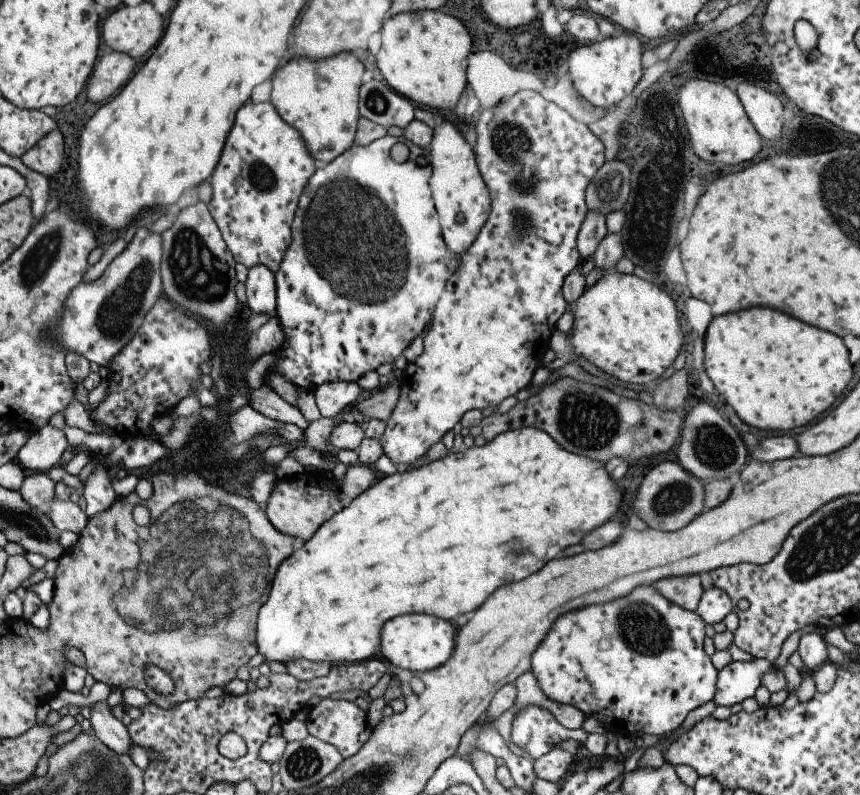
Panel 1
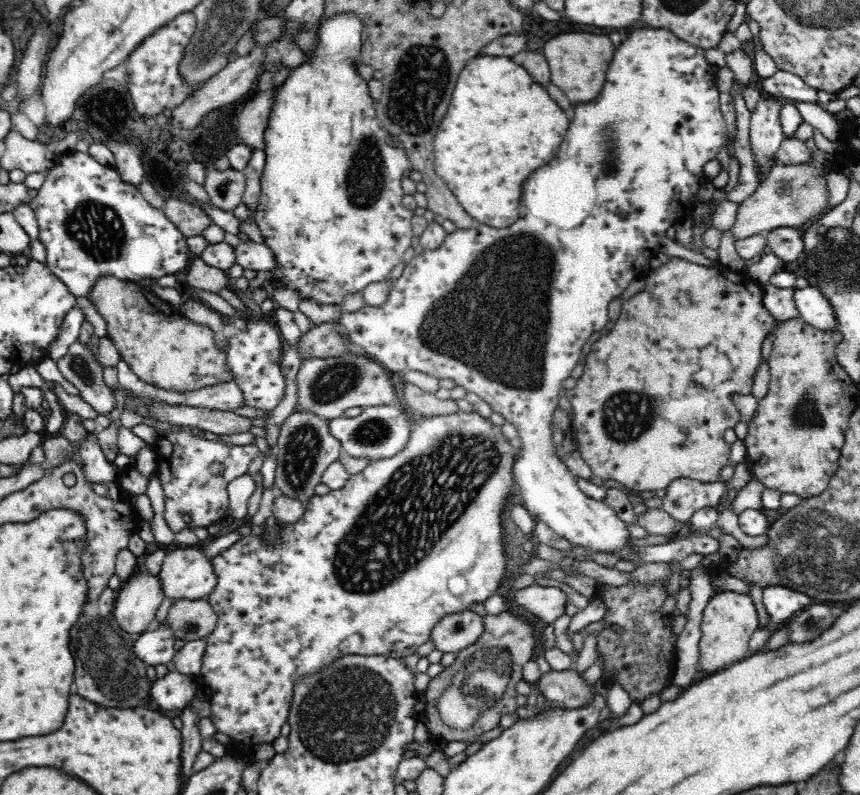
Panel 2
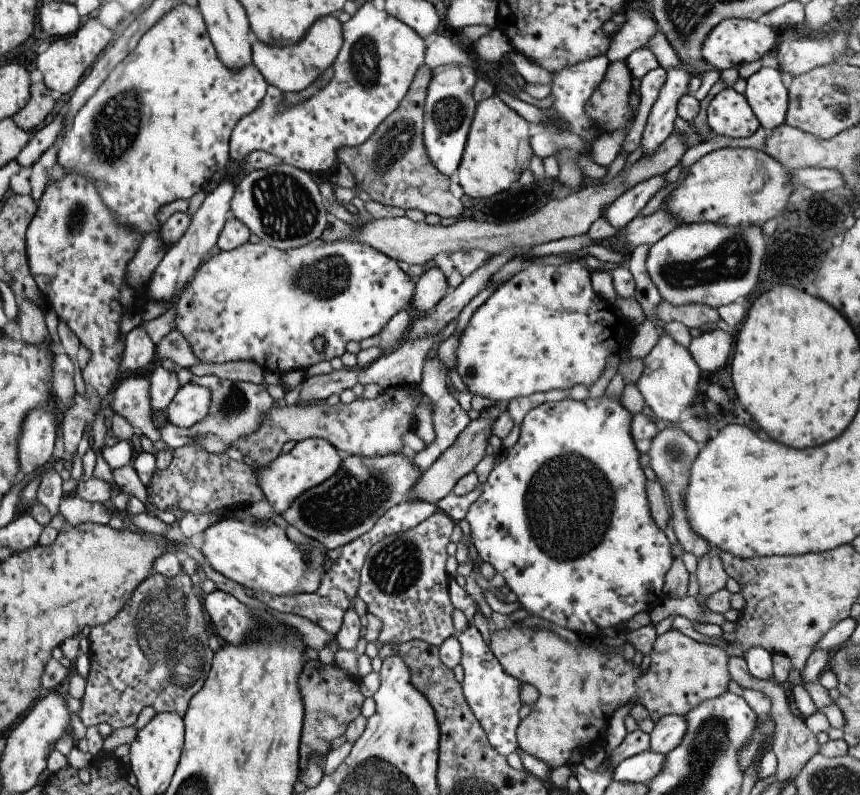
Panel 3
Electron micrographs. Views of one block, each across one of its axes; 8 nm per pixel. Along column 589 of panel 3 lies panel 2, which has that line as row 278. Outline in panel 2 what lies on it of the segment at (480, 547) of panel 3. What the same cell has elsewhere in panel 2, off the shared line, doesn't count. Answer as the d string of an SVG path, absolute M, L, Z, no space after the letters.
M638 28L626 36L626 40L616 48L614 60L610 62L606 84L600 92L600 98L594 98L586 104L578 104L574 108L574 118L570 122L568 134L560 146L558 156L544 168L538 168L528 176L522 188L522 206L520 206L520 218L510 228L490 228L486 224L478 224L470 230L456 230L446 236L444 246L432 252L424 252L416 256L406 268L404 274L390 284L390 296L382 306L362 306L354 312L342 312L334 324L340 326L340 332L344 338L356 346L362 346L362 350L374 358L378 358L388 372L422 372L426 376L434 376L438 380L454 380L458 388L464 392L472 392L480 396L494 414L500 414L508 424L516 428L518 438L514 440L518 446L518 454L512 466L514 484L518 496L522 496L524 508L528 514L550 526L556 534L564 536L566 540L574 542L574 546L584 546L596 552L614 552L620 556L620 560L634 560L624 558L634 546L626 548L626 540L630 538L626 532L626 524L618 520L614 510L604 504L604 500L594 500L582 492L578 486L578 476L570 472L570 468L564 464L566 458L560 448L556 448L556 442L552 438L552 420L558 406L558 394L564 390L562 382L568 380L580 362L580 356L584 356L590 348L590 344L606 332L608 318L608 306L614 298L622 296L624 290L630 286L630 282L636 282L638 278L644 278L644 268L650 266L650 258L660 250L662 240L666 238L666 232L670 226L678 226L686 216L692 216L696 204L702 200L702 184L706 180L704 166L710 160L716 160L720 148L726 144L728 128L724 114L720 110L718 100L718 86L716 86L716 68L706 60L706 50L700 46L694 46L682 38L678 38L668 28Z

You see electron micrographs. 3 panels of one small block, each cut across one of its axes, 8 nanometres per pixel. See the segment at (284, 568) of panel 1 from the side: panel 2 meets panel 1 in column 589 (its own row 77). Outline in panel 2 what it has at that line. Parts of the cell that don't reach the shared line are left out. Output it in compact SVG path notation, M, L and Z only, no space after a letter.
M476 56L472 58L452 94L452 104L446 118L440 124L440 132L434 140L434 166L436 172L446 180L448 188L456 194L464 210L476 220L490 228L510 228L518 222L518 202L522 196L522 182L536 168L556 158L558 148L568 132L568 120L556 102L544 88L534 84L528 72L510 58Z

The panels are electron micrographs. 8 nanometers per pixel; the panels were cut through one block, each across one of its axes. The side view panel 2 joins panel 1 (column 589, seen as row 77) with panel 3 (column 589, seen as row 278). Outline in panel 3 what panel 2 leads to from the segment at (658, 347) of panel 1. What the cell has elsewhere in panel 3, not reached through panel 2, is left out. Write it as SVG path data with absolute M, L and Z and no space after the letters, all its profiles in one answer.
M583 262L553 264L529 264L505 280L469 318L465 330L457 336L455 348L455 372L463 380L467 392L475 398L489 398L493 402L511 402L519 396L545 394L551 390L571 390L583 384L587 390L597 382L605 370L609 356L619 356L629 348L629 336L635 330L617 308L615 302L605 302L591 288L591 270Z

